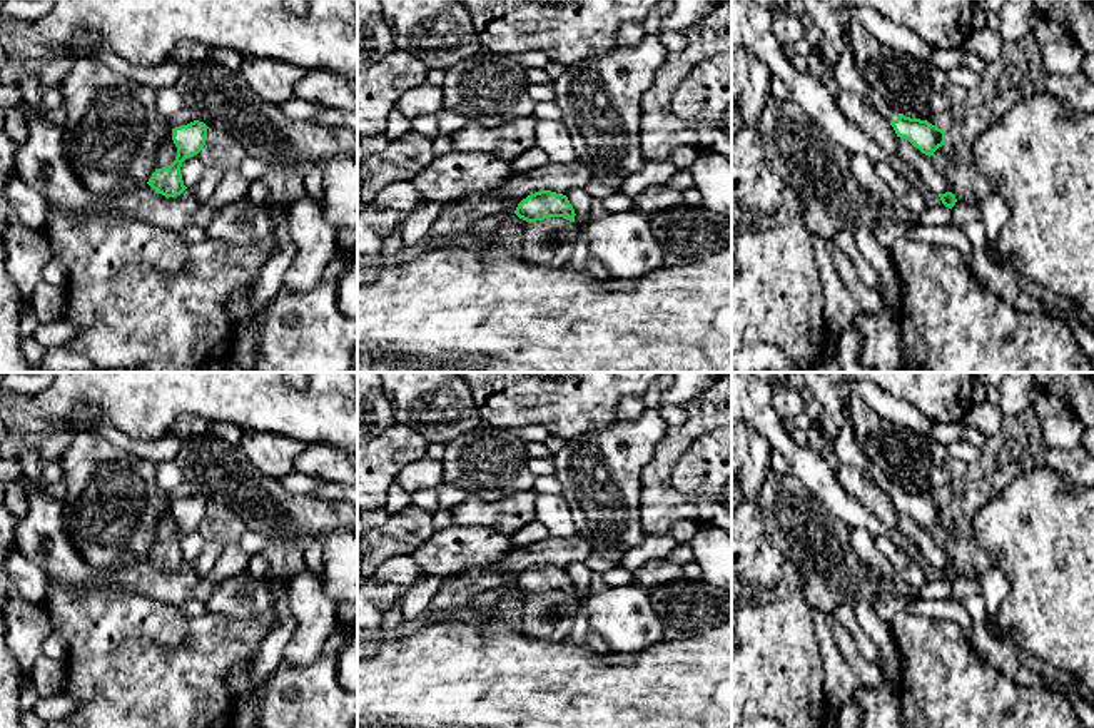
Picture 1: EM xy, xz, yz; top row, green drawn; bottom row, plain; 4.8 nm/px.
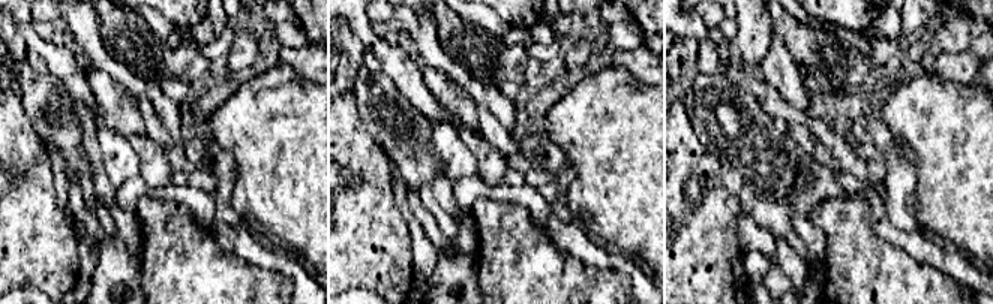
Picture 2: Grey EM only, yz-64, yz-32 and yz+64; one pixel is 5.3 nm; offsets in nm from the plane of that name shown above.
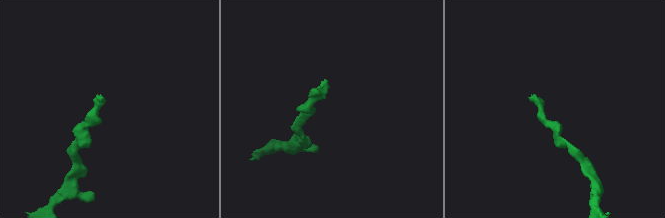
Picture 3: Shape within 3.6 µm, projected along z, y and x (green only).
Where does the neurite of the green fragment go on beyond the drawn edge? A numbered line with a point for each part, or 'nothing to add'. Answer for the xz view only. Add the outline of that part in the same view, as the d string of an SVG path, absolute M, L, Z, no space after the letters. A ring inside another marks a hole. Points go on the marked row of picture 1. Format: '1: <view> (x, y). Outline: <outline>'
nothing to add

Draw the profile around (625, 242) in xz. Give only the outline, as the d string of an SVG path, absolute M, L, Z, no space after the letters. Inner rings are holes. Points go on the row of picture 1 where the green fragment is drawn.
M620 212L578 225L578 240L590 247L618 279L635 279L665 267L666 249L655 237L650 222L633 212Z

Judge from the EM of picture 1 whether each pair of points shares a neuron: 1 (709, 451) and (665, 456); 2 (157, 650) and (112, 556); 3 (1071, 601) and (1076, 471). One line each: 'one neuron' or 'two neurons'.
1: two neurons
2: two neurons
3: two neurons

